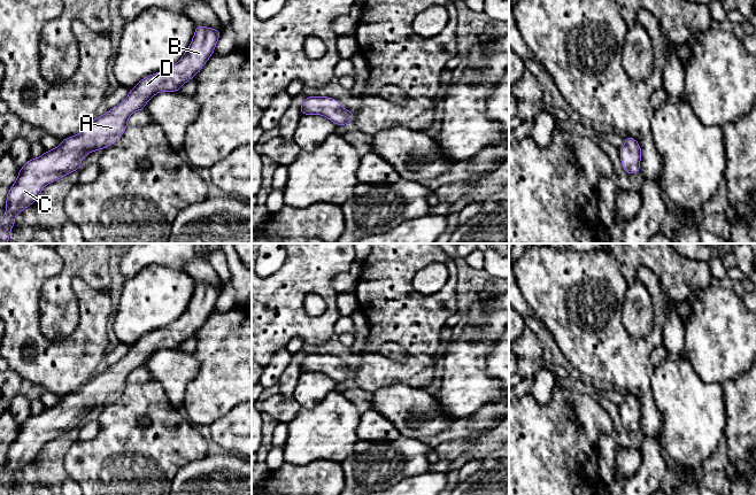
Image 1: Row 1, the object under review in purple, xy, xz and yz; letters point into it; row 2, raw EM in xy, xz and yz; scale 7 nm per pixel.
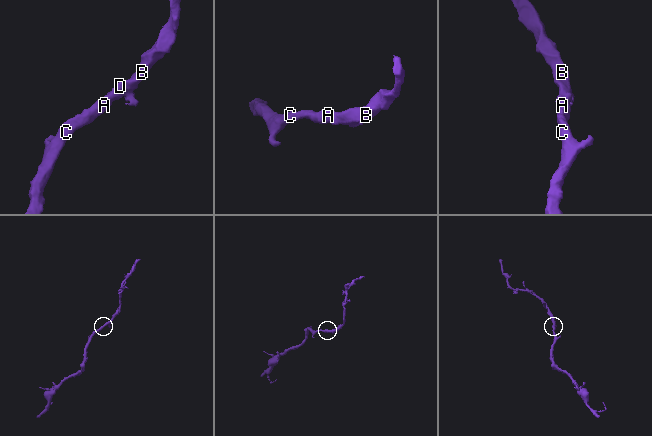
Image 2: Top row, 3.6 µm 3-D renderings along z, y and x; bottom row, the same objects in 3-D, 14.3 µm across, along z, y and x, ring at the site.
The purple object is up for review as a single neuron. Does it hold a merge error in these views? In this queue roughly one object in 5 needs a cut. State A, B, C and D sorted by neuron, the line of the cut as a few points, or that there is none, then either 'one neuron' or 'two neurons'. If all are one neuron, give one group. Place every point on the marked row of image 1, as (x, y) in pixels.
groups A B C D; cut none; one neuron

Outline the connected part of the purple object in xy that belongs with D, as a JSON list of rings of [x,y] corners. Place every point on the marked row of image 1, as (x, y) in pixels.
[[[203,25],[195,26],[187,51],[176,64],[142,78],[121,103],[95,117],[82,132],[20,168],[16,181],[7,193],[7,214],[0,218],[0,243],[8,242],[16,215],[31,206],[46,185],[79,170],[87,154],[106,149],[121,138],[128,127],[128,118],[134,111],[144,110],[156,93],[178,92],[195,77],[213,55],[221,33]]]

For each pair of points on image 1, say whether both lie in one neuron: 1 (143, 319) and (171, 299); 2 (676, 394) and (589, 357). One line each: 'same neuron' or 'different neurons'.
1: same neuron
2: different neurons

